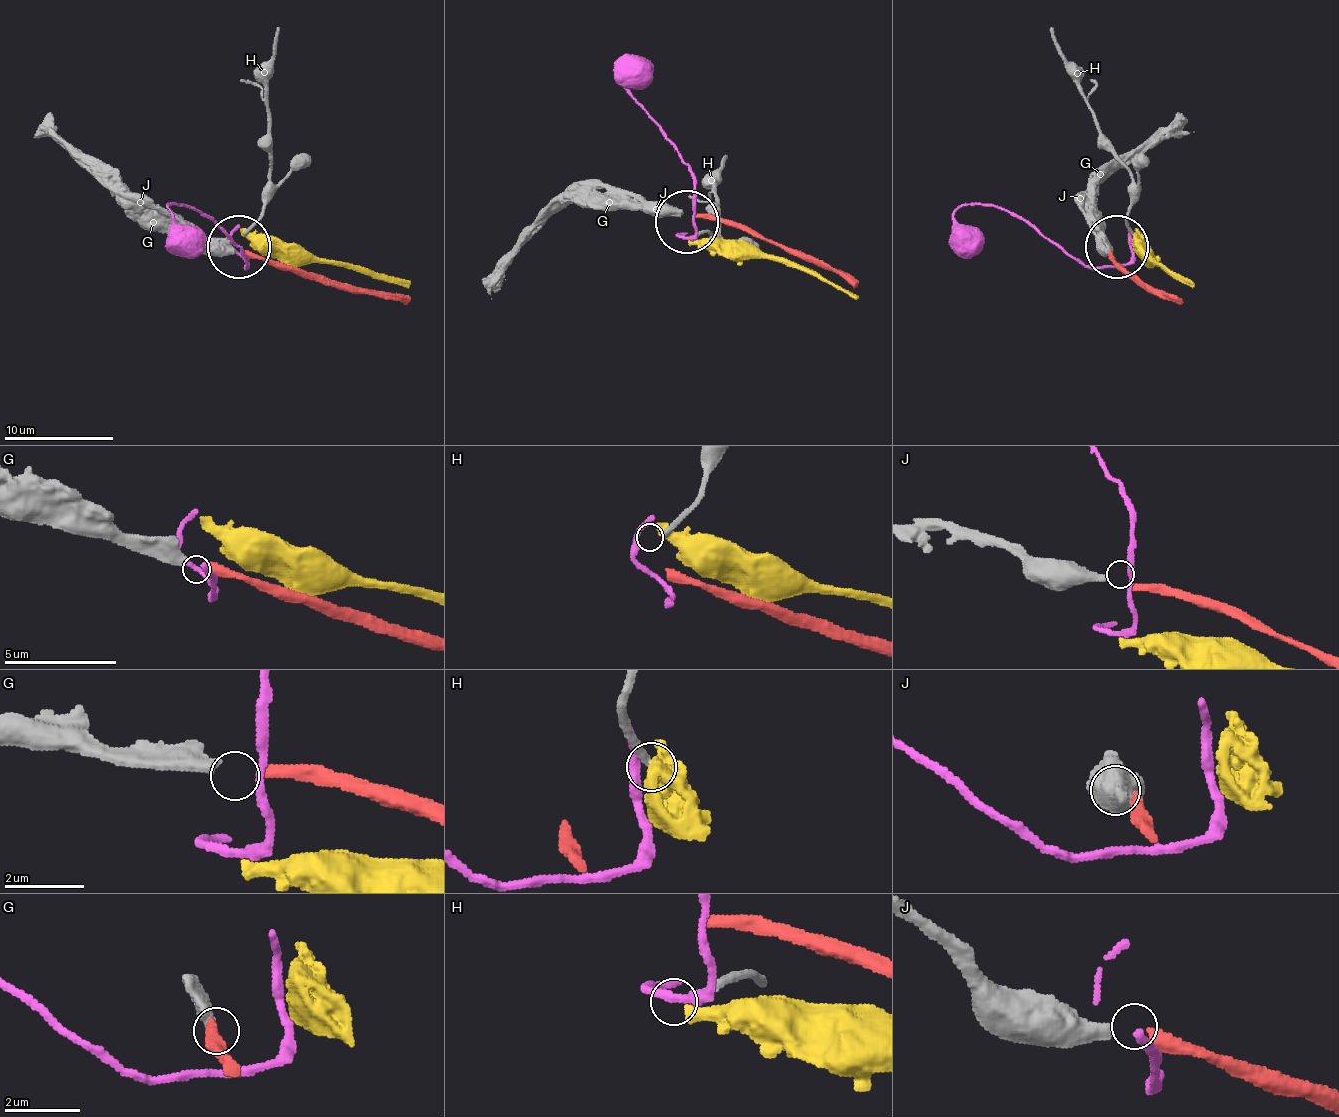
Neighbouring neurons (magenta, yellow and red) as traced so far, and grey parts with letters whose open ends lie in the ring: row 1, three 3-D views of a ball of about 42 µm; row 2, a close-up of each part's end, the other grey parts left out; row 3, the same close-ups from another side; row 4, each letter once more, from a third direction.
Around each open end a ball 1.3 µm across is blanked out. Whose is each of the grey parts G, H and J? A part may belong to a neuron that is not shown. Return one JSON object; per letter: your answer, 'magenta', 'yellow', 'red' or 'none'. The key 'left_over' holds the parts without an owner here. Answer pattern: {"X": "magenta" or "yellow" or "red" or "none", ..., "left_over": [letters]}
{"G": "red", "H": "none", "J": "none", "left_over": ["H", "J"]}

